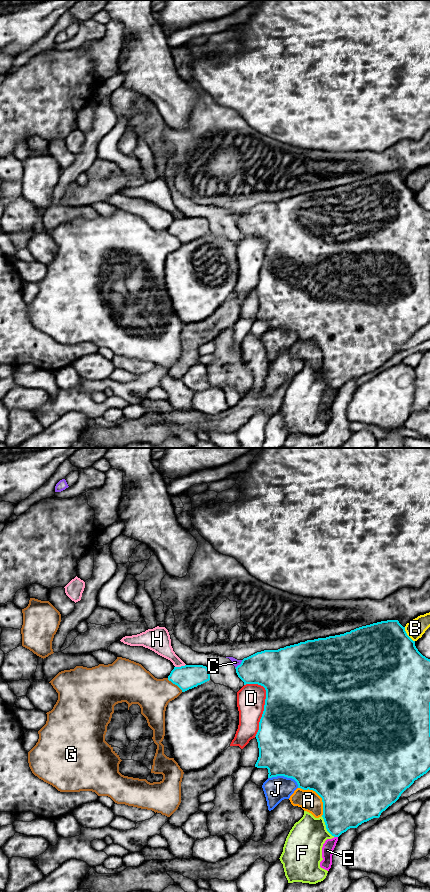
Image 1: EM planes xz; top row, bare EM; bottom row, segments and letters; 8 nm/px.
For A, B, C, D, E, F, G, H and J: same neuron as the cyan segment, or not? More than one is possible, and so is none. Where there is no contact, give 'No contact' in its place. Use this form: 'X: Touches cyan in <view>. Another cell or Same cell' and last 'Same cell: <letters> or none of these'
A: Touches cyan in xz. Another cell
B: Touches cyan in xz. Another cell
C: Touches cyan in xz. Another cell
D: Touches cyan in xz. Another cell
E: Touches cyan in xz. Another cell
F: Touches cyan in xz. Another cell
G: Touches cyan in xz. Another cell
H: Touches cyan in xz. Another cell
J: Touches cyan in xz. Another cell
Same cell: none of these

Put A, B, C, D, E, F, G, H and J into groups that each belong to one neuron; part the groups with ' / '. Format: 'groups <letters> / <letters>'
groups A J / B / C / D / E / F / G / H

